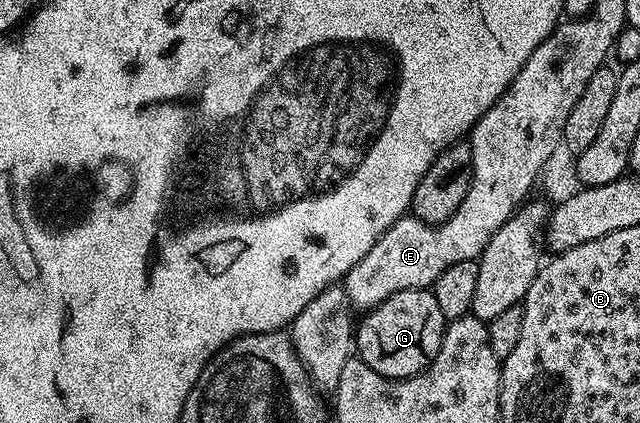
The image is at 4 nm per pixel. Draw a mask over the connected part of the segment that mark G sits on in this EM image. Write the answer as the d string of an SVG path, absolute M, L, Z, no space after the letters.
M432 289L396 290L364 315L355 326L355 354L375 372L388 378L420 374L435 360L443 344L447 319Z

